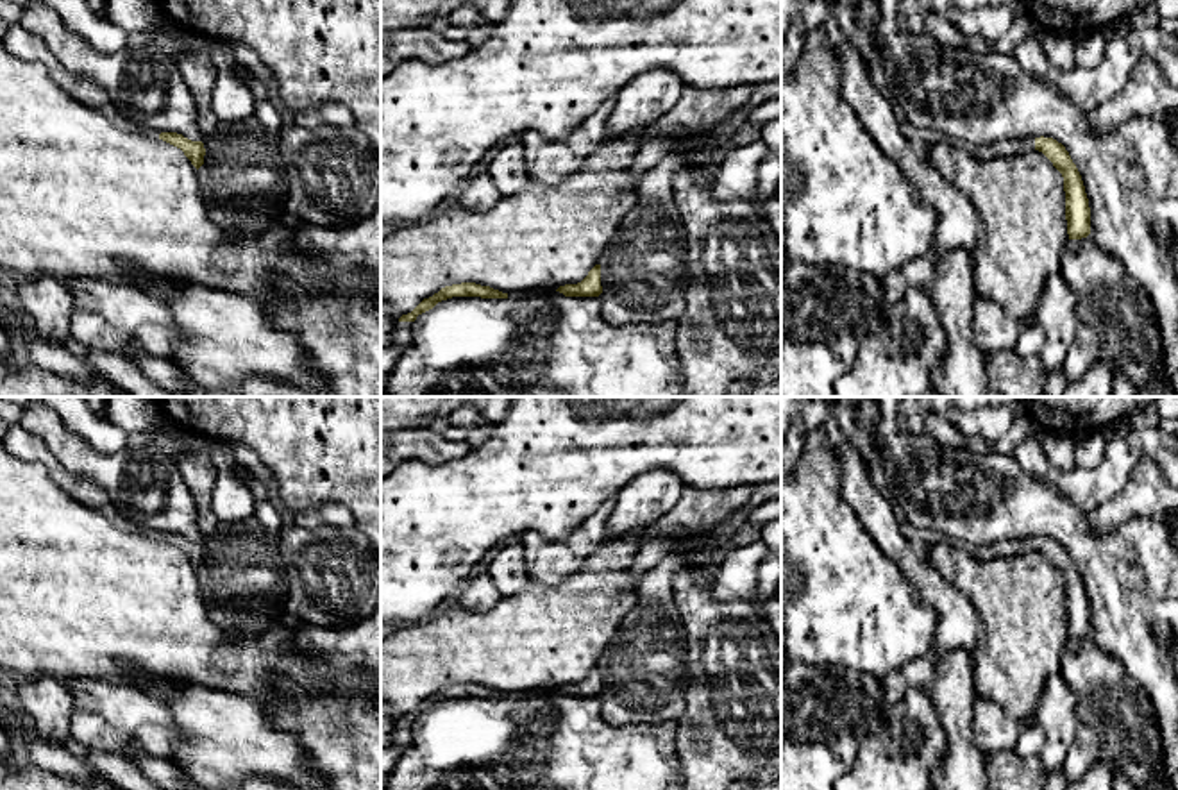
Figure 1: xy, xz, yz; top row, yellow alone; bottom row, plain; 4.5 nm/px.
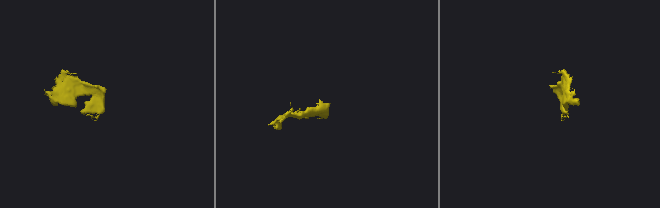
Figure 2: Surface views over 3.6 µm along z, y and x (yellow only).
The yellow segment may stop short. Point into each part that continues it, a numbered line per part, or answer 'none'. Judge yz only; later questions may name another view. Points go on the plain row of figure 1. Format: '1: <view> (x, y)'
none

